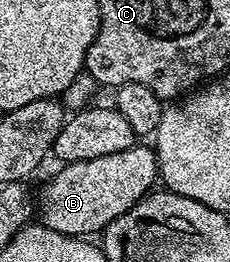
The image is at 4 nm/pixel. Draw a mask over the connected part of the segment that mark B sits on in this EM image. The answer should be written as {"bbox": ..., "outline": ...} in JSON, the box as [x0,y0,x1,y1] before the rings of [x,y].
{"bbox":[37,146,159,238],"outline":[[[136,146],[121,150],[121,154],[64,163],[62,167],[37,196],[37,216],[43,227],[80,238],[94,237],[94,232],[95,235],[102,233],[109,222],[125,214],[156,187],[159,175],[159,160],[151,146]]]}

